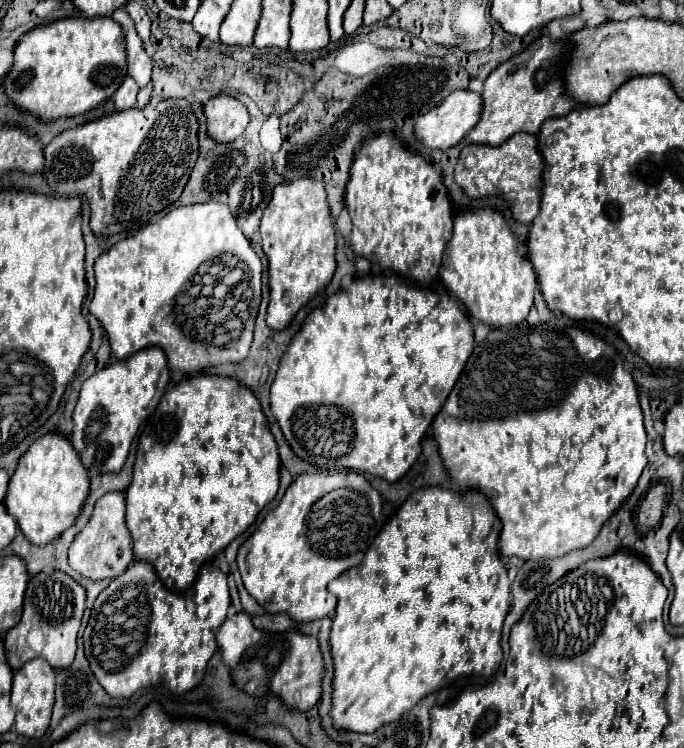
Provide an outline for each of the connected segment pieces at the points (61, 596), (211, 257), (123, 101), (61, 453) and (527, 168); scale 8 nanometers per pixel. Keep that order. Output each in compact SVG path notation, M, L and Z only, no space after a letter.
M40 572L40 574L32 576L28 582L26 596L24 596L22 620L4 638L8 664L14 670L18 670L24 666L26 660L34 658L32 650L26 646L26 634L30 632L30 628L42 630L46 644L44 644L44 650L40 656L46 658L52 668L60 670L60 668L66 668L68 664L72 664L74 654L76 654L76 634L78 634L82 612L84 612L84 602L86 602L84 588L76 580L72 580L68 574L64 574L64 572Z
M204 202L204 204L174 208L164 218L140 228L136 236L126 238L126 240L118 242L116 246L112 246L108 252L104 252L94 262L94 272L96 272L96 288L94 288L94 298L90 302L90 312L102 322L104 330L106 330L106 336L110 340L110 346L112 346L112 354L118 360L126 360L128 356L132 356L138 350L144 350L148 346L158 346L158 348L162 348L166 352L172 370L192 372L192 370L202 370L206 366L216 366L216 364L226 364L226 362L242 362L248 356L258 306L262 302L262 262L256 256L256 252L252 250L246 236L242 234L240 226L236 224L234 214L228 210L226 204Z
M128 76L122 86L116 90L114 94L114 104L116 104L116 110L128 110L128 108L134 108L136 106L136 96L138 96L138 84Z
M50 432L38 438L18 460L18 468L10 478L4 506L18 520L20 530L32 544L48 544L76 522L88 494L90 478L80 454L72 448L68 436Z
M518 132L516 136L508 138L502 146L484 146L484 144L466 144L462 148L458 170L456 170L456 184L470 196L482 198L490 194L504 196L512 208L514 218L520 224L532 224L532 220L540 212L542 200L542 186L544 186L544 158L538 150L538 142L534 134Z

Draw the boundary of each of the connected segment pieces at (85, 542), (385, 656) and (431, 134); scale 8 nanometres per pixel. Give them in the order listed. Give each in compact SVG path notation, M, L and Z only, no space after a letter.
M108 492L96 502L90 522L76 536L76 540L72 542L70 552L68 552L68 562L74 570L78 570L82 576L86 576L90 580L104 580L104 578L112 580L112 578L120 576L134 562L132 536L126 526L124 514L126 514L124 492Z
M428 486L408 496L408 500L400 506L394 516L387 521L376 536L372 548L366 552L364 560L350 568L348 572L340 574L336 580L328 584L328 592L332 592L338 598L336 616L332 622L332 634L330 634L330 648L334 658L334 708L332 708L332 720L336 728L352 730L352 732L374 732L382 724L388 724L408 712L420 698L432 694L434 690L442 688L448 680L458 676L492 676L500 662L502 662L502 648L500 648L500 632L504 618L510 610L510 580L506 572L506 564L502 562L498 554L498 540L500 540L500 520L488 500L478 490L464 490L454 492L440 486Z
M456 90L452 92L452 96L448 96L448 100L444 100L444 104L440 104L440 108L434 108L432 112L416 120L416 136L428 148L448 150L464 142L466 134L478 124L480 116L482 116L482 96L476 92L468 92L468 90Z

